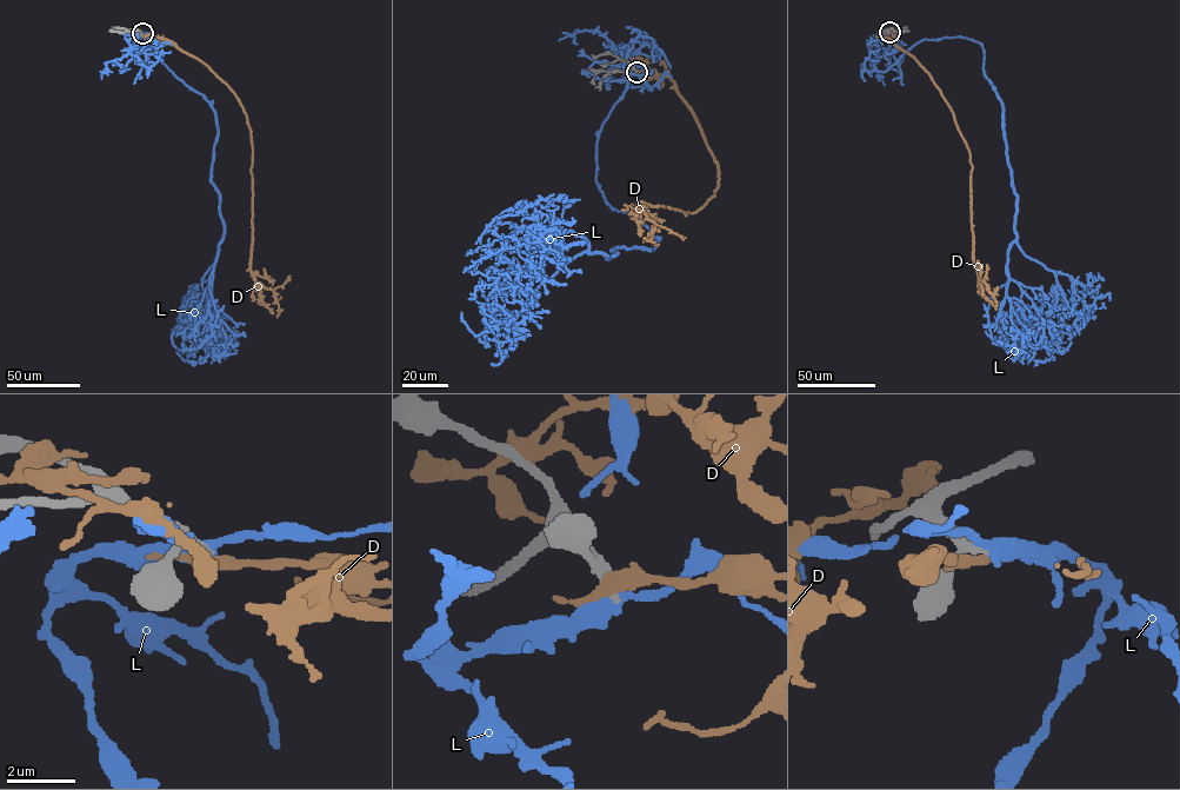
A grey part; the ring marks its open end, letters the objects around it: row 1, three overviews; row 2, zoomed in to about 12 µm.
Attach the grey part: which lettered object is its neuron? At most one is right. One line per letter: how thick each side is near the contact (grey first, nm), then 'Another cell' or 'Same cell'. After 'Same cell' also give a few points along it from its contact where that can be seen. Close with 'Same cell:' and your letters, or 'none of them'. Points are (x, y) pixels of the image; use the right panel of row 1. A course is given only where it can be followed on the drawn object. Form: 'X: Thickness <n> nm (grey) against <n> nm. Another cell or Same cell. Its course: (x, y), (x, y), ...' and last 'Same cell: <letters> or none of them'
D: Thickness 280 nm (grey) against 300 nm. Another cell
L: Thickness 280 nm (grey) against 440 nm. Another cell
Same cell: none of them

